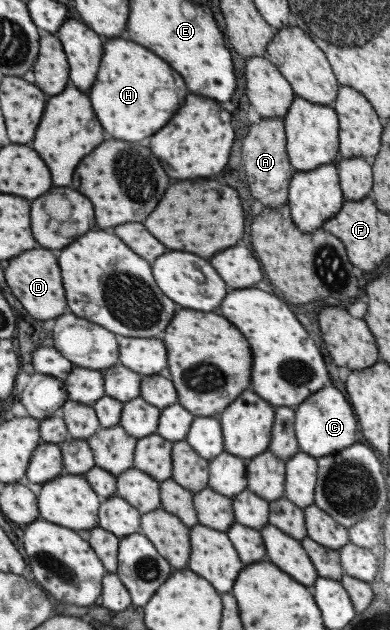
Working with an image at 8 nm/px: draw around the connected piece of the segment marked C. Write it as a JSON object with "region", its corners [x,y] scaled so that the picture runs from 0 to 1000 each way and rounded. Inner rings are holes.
{"region":[[[838,613],[800,624],[754,652],[754,687],[769,717],[818,727],[903,706],[915,690],[913,670],[915,662],[897,638],[856,613]]]}

